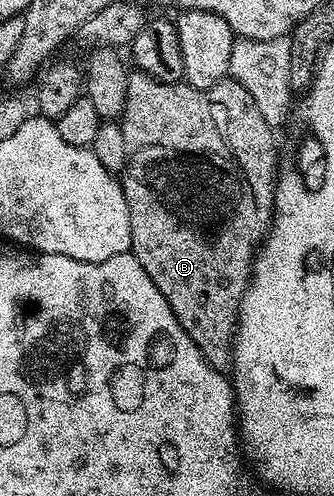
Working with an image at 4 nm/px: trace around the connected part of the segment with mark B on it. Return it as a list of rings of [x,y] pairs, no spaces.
[[[136,71],[129,76],[126,87],[124,111],[118,118],[122,139],[126,139],[126,163],[124,164],[123,187],[126,207],[130,211],[131,253],[142,263],[142,271],[154,281],[154,287],[162,293],[166,303],[174,311],[178,323],[194,339],[198,351],[212,368],[224,371],[232,359],[232,343],[236,332],[236,314],[242,295],[248,289],[252,275],[252,263],[258,246],[265,240],[272,223],[272,197],[276,194],[276,145],[272,142],[273,126],[268,125],[255,106],[254,99],[233,79],[225,79],[209,89],[196,89],[187,83],[161,83],[145,72]]]

